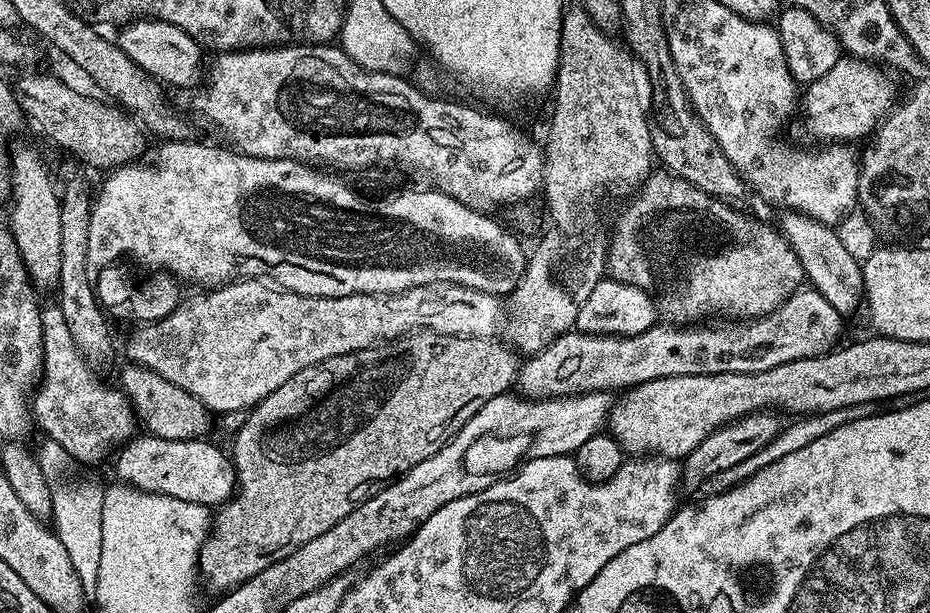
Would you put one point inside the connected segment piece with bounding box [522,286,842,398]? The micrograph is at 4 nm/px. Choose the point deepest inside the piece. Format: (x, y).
(803, 328)

